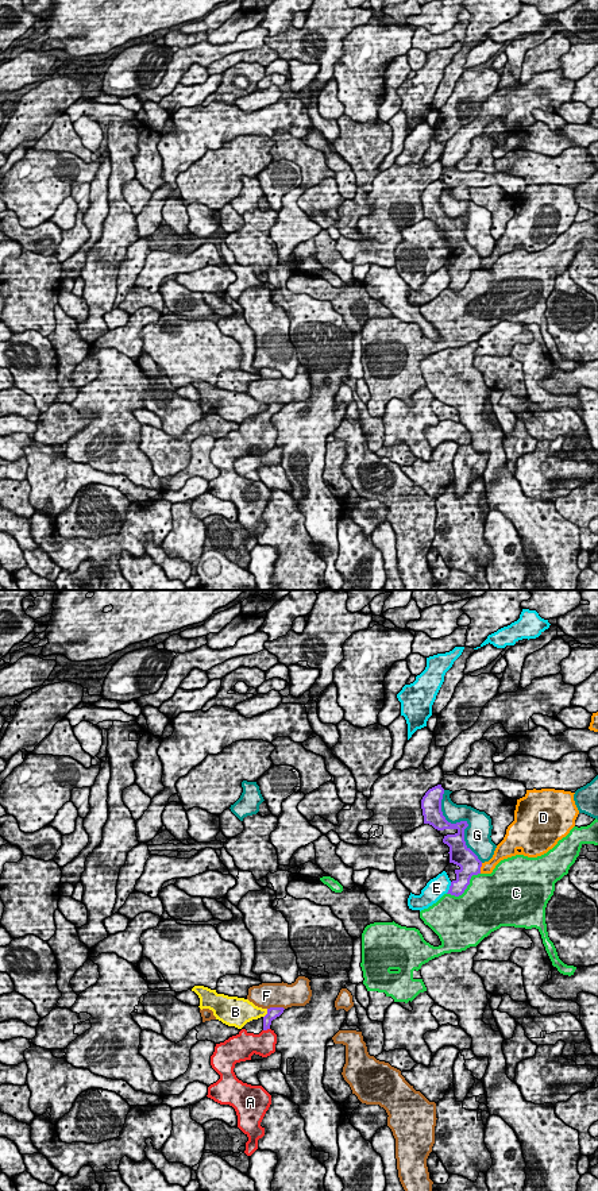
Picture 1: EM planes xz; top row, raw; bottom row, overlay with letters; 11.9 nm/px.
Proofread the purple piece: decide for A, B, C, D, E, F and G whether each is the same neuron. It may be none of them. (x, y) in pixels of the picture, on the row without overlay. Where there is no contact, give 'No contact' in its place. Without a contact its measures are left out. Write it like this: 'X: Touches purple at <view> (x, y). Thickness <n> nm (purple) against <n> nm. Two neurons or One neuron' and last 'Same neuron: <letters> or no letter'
A: Touches purple at xz (266, 424). Thickness 140 nm (purple) against 280 nm. One neuron
B: Touches purple at xz (267, 408). Thickness 140 nm (purple) against 240 nm. Two neurons
C: Touches purple at xz (466, 282). Thickness 220 nm (purple) against 500 nm. Two neurons
D: Touches purple at xz (479, 263). Thickness 240 nm (purple) against 140 nm. Two neurons
E: Touches purple at xz (450, 282). Thickness 190 nm (purple) against 240 nm. Two neurons
F: Touches purple at xz (276, 403). Thickness 140 nm (purple) against 300 nm. Two neurons
G: Touches purple at xz (462, 216). Thickness 190 nm (purple) against 320 nm. Two neurons
Same neuron: A

